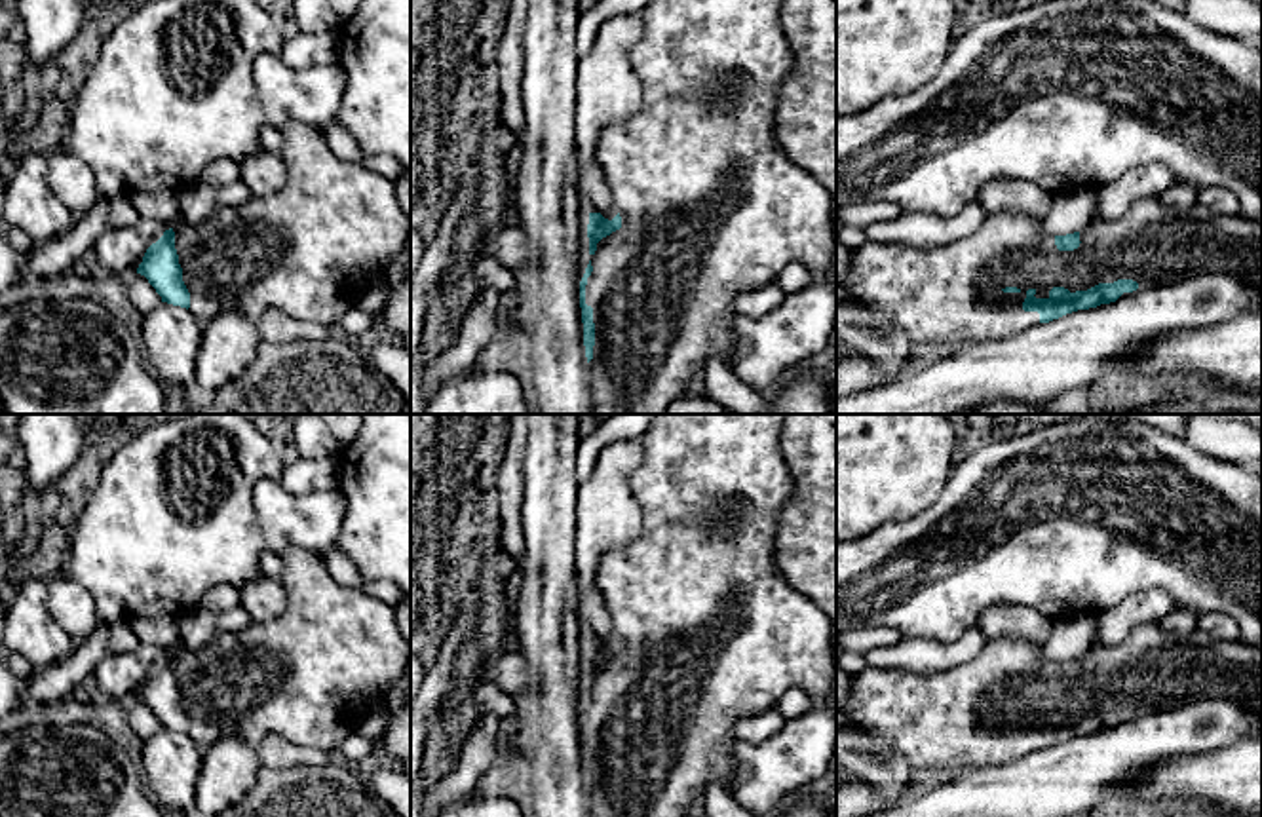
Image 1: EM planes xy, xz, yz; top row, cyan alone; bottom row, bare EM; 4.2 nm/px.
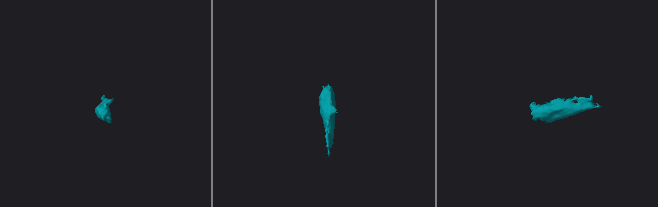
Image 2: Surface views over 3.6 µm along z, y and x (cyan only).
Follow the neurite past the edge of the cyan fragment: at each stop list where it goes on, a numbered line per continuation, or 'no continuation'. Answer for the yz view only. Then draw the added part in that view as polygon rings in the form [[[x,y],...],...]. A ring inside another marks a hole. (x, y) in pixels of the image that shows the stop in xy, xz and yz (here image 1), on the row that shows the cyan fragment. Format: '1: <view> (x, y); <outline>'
1: yz (955, 291); [[[1144,198],[1118,218],[1093,220],[1080,232],[1080,241],[1074,251],[1059,251],[1055,236],[1042,230],[1042,220],[1026,213],[990,213],[973,236],[945,247],[918,249],[905,243],[867,241],[851,253],[851,266],[844,285],[867,308],[888,315],[914,344],[926,346],[948,338],[956,338],[960,344],[1002,340],[1030,329],[1040,323],[1040,314],[1023,310],[1028,289],[1036,291],[1036,298],[1049,298],[1053,287],[1076,293],[1118,279],[1137,281],[1138,289],[1123,293],[1119,296],[1123,298],[1150,287],[1171,285],[1203,274],[1228,274],[1262,289],[1262,215],[1216,215],[1201,203],[1180,211],[1163,205],[1159,198]]]

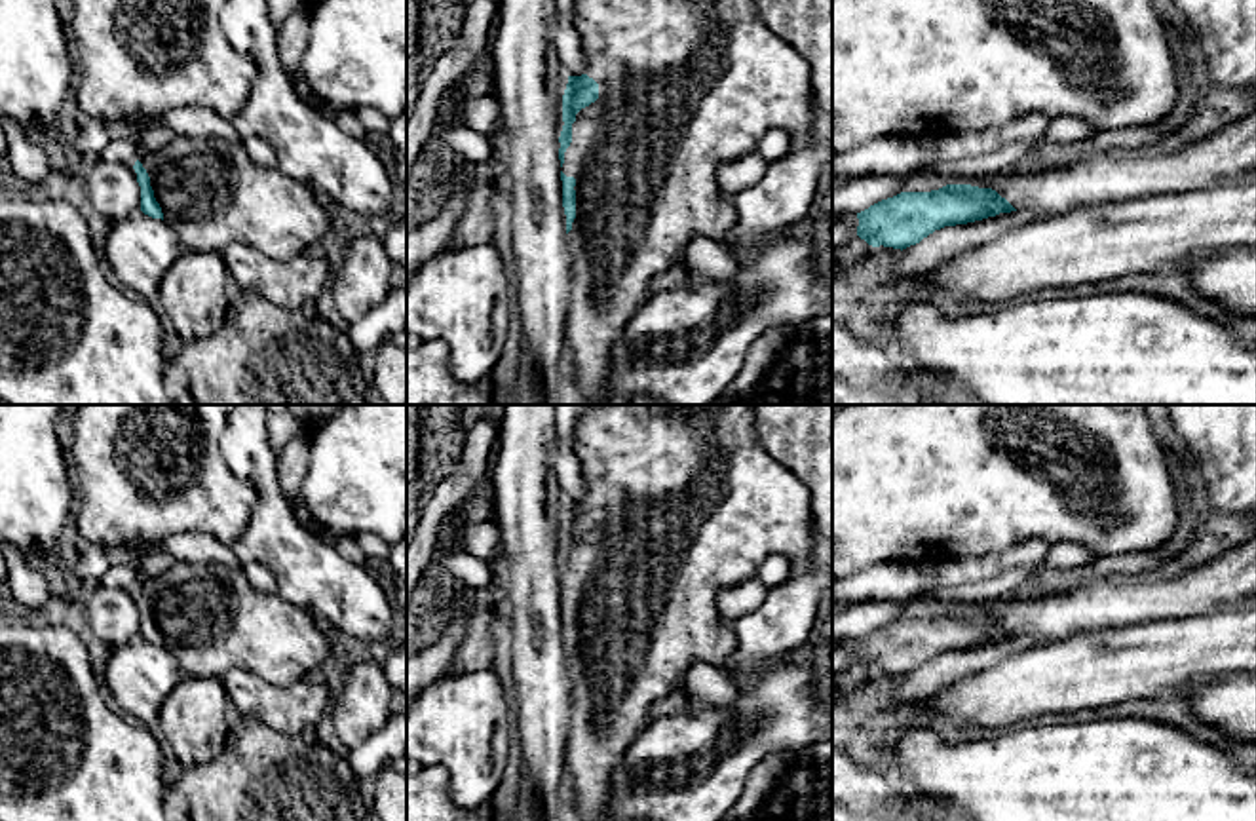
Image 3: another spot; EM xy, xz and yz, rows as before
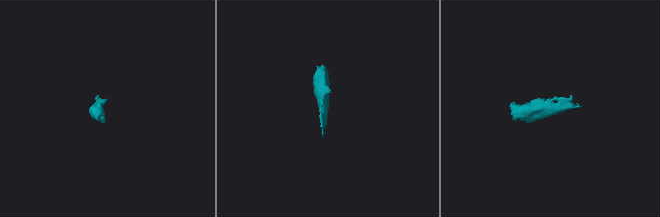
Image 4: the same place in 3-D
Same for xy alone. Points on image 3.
1: xy (211, 194); [[[177,137],[158,152],[139,152],[139,162],[150,177],[154,198],[162,207],[163,220],[177,232],[184,251],[220,253],[230,243],[247,243],[272,258],[291,258],[319,243],[331,226],[329,209],[323,207],[314,190],[279,169],[258,167],[241,143],[228,143],[217,137],[190,139]]]

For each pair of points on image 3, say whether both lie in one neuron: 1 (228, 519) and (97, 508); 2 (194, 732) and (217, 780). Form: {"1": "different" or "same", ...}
{"1": "same", "2": "different"}

